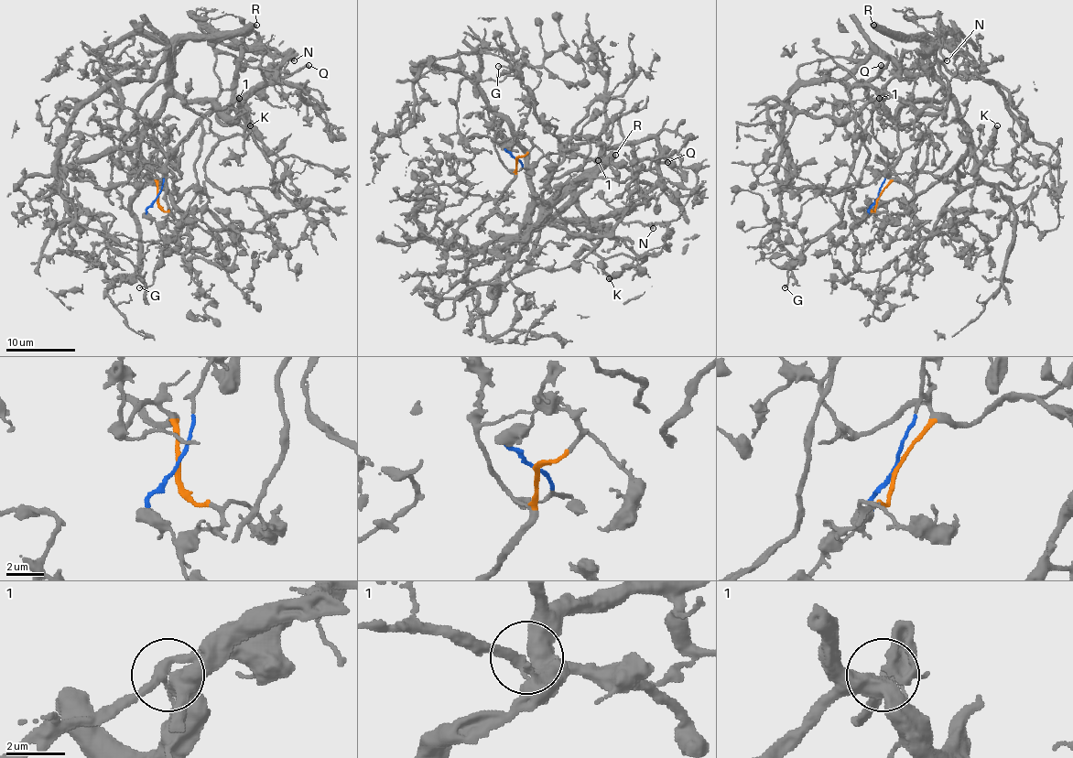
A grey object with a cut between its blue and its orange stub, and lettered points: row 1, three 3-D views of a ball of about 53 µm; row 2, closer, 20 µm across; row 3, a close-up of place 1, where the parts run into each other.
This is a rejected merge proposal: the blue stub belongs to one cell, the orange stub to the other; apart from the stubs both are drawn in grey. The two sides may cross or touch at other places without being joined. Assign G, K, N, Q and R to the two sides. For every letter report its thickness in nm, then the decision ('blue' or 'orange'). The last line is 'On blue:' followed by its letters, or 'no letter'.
G: calibre 120 nm; blue
K: calibre 480 nm; orange
N: calibre 300 nm; blue
Q: calibre 320 nm; orange
R: calibre 500 nm; orange
On blue: G, N

